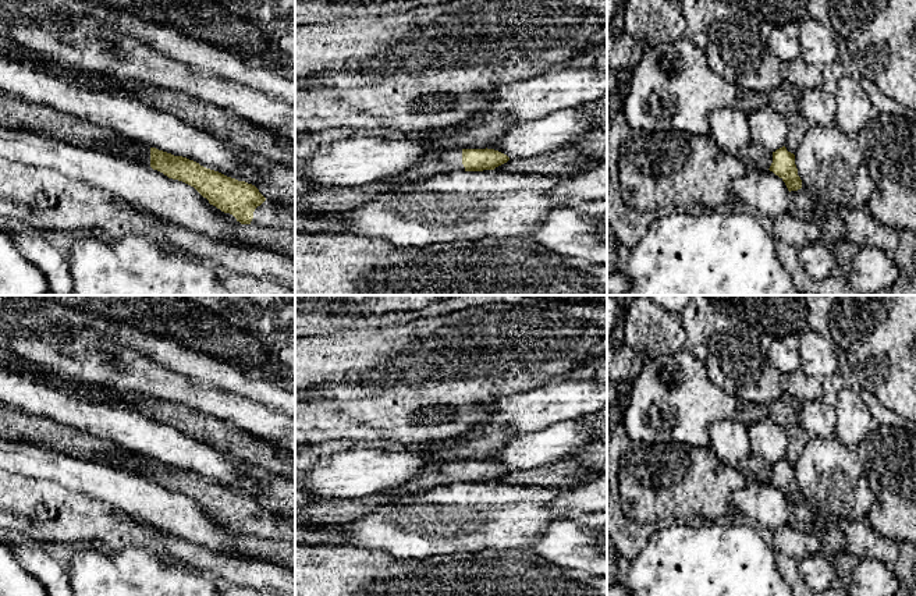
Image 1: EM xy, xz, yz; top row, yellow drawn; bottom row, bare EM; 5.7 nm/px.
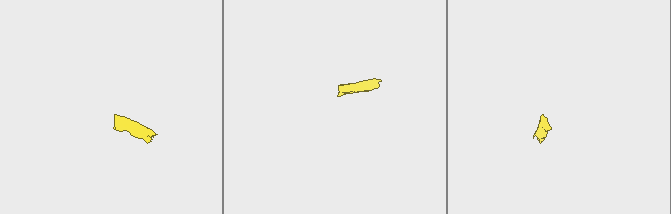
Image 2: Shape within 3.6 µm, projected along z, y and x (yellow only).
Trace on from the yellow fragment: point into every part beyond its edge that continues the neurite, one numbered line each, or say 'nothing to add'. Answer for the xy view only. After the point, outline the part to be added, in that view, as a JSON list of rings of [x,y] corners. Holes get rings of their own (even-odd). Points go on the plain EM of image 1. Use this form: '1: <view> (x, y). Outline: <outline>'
1: xy (141, 465). Outline: [[[143,455],[141,458],[124,458],[117,468],[150,478],[150,460]]]
2: xy (272, 525). Outline: [[[266,511],[255,521],[251,536],[295,542],[295,522],[280,512]]]

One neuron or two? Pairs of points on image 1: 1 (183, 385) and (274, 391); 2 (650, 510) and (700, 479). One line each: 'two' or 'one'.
1: two
2: one

